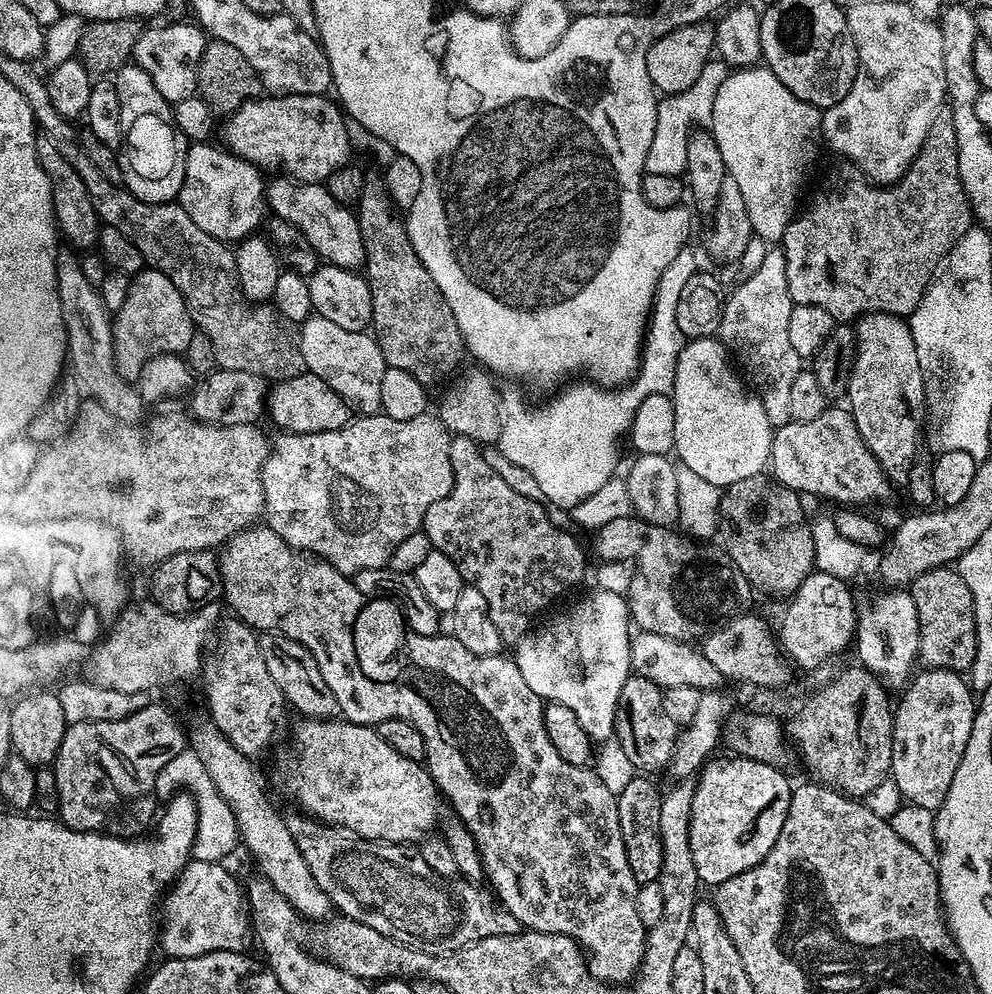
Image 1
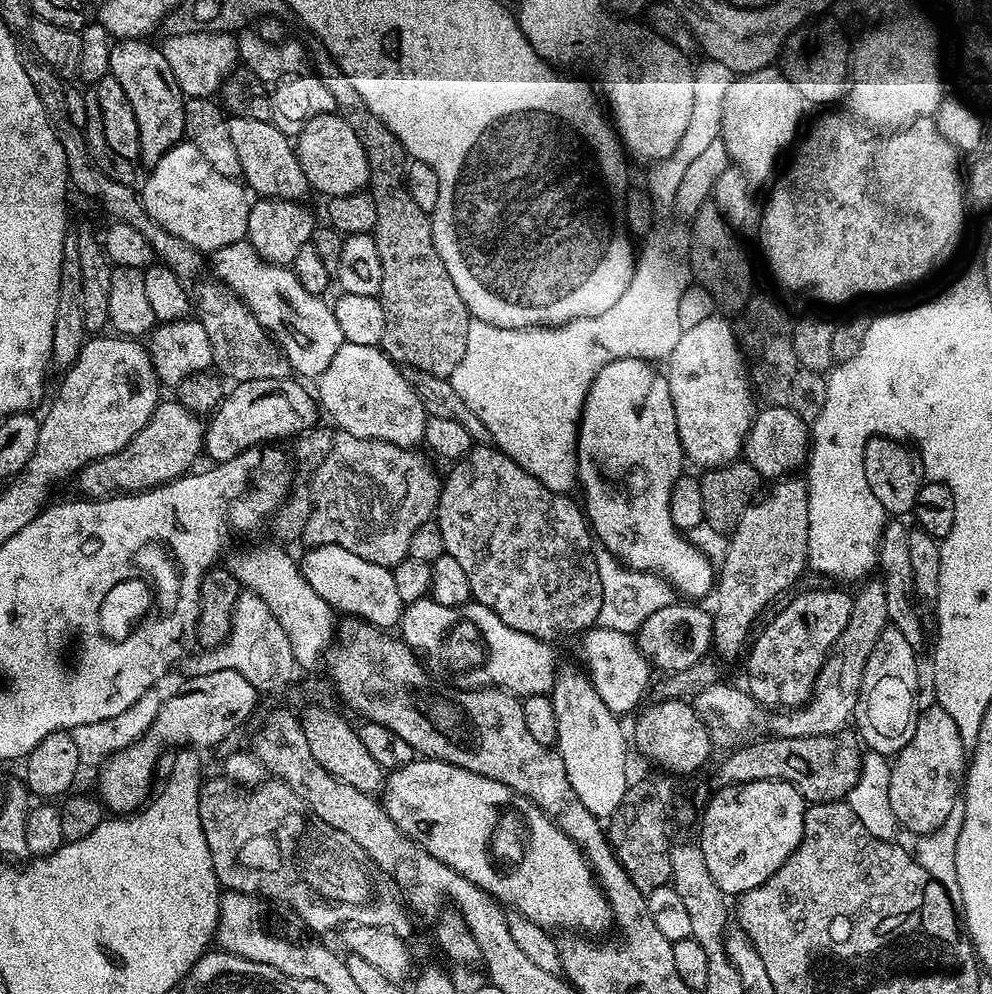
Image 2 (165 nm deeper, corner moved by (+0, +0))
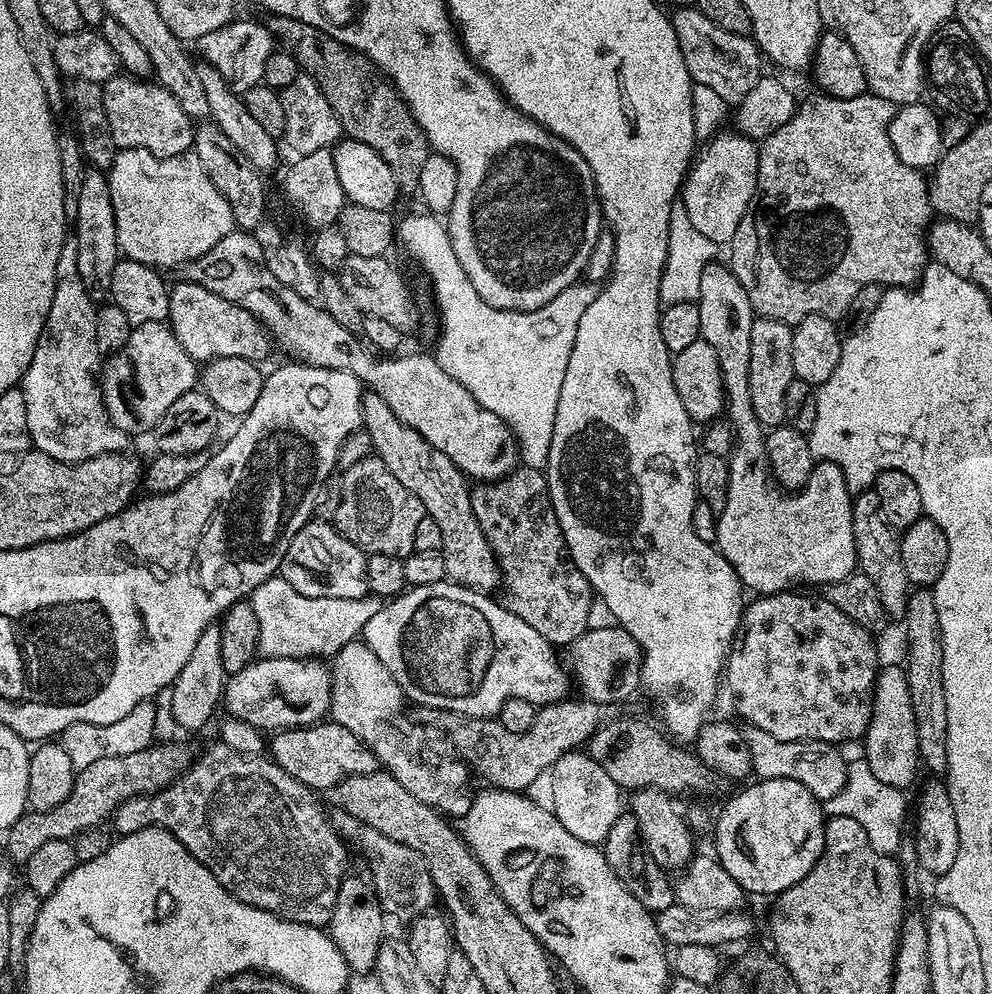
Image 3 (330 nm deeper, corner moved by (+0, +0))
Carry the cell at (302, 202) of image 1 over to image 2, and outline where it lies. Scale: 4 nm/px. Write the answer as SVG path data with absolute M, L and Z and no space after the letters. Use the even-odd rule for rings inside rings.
M228 116L228 125L230 139L238 150L240 176L253 193L257 192L255 194L257 197L300 202L305 199L304 195L309 195L308 179L300 169L293 141L284 137L283 127L272 122L258 122L237 116Z

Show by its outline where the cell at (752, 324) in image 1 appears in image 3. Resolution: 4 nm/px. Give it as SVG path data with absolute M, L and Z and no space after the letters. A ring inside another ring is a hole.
M765 316L753 319L750 330L750 402L754 402L754 414L765 430L784 424L786 414L786 386L790 386L794 370L794 357L790 355L792 328L781 320L771 320Z

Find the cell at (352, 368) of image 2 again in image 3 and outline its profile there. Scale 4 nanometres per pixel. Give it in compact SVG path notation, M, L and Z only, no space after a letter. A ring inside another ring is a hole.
M368 394L363 401L362 428L370 434L375 455L387 466L390 474L394 474L394 478L398 478L398 482L422 502L424 515L434 518L434 523L442 530L439 553L444 557L445 577L485 594L491 593L491 588L499 589L502 584L500 565L478 526L478 518L474 518L470 484L464 473L446 458L446 454L434 451L418 433L410 430L410 426L402 424L382 398Z

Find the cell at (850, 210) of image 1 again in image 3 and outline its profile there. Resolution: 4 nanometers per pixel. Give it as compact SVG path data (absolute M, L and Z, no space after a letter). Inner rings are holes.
M815 94L809 100L801 99L796 112L774 134L770 134L759 145L758 182L756 194L752 197L752 205L747 214L738 222L738 230L730 245L732 273L742 282L746 294L750 298L750 306L757 317L765 316L771 320L781 320L783 324L795 326L799 320L810 314L825 316L834 321L843 317L845 310L854 302L854 294L862 290L862 286L878 284L881 286L912 286L923 276L930 260L930 249L926 243L926 233L933 223L934 211L929 196L929 181L919 168L906 166L898 154L894 154L894 146L890 146L888 127L894 118L897 105L886 98L865 94L854 98L834 98L823 94Z

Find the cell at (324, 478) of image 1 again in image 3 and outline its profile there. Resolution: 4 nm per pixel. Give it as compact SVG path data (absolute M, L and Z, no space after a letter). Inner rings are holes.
M373 454L343 469L340 501L336 504L334 523L354 546L366 554L390 554L405 558L414 551L414 530L424 517L424 507L390 470Z

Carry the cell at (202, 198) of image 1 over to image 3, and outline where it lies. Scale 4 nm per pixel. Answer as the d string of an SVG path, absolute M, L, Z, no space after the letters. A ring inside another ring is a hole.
M121 148L106 175L110 186L110 202L114 206L118 246L129 260L148 264L157 270L176 270L186 262L202 258L206 250L211 250L217 242L226 238L226 234L234 231L234 214L230 210L230 202L226 202L218 186L210 182L195 151L189 150L180 156L162 158L150 154L150 150Z

